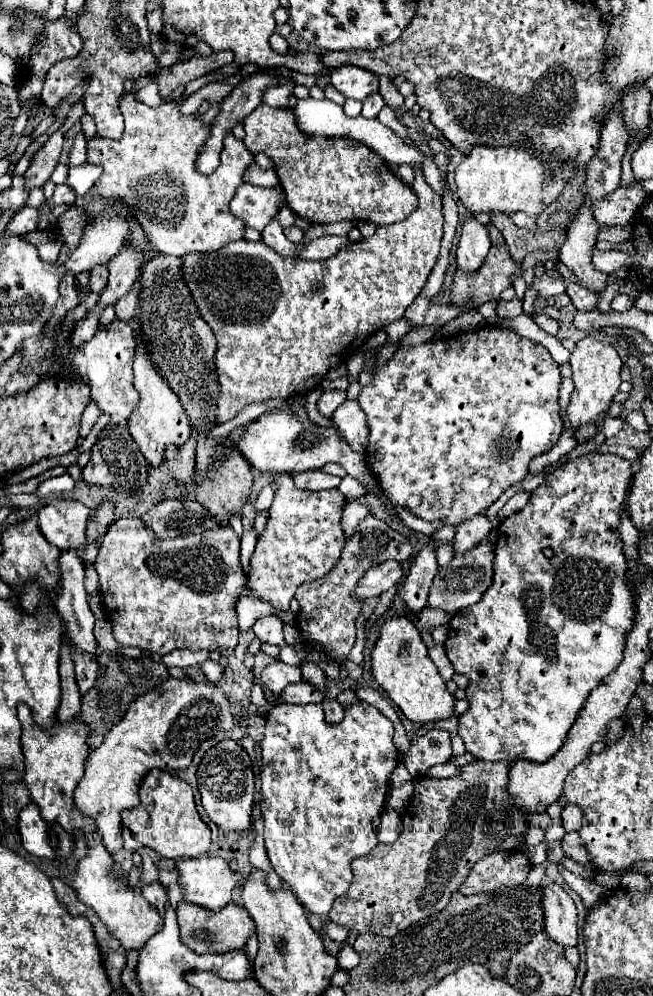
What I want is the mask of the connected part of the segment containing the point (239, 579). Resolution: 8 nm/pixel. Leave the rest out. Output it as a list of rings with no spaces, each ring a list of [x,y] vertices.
[[[137,516],[113,522],[101,540],[95,570],[99,574],[103,610],[113,622],[115,640],[121,646],[137,646],[161,656],[181,648],[191,652],[235,648],[239,638],[235,604],[245,588],[245,576],[239,564],[239,542],[241,540],[231,526],[221,526],[195,536],[163,540]]]

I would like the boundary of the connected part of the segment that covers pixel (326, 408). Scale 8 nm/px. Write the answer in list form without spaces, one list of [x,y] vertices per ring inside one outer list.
[[[325,390],[317,402],[317,410],[323,414],[323,416],[331,416],[335,412],[335,408],[339,404],[343,404],[345,400],[345,392],[343,390]]]

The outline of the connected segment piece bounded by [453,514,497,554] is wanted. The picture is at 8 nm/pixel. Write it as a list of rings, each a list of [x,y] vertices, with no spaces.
[[[477,514],[457,526],[457,534],[453,538],[453,554],[465,554],[467,550],[475,548],[479,542],[483,542],[489,532],[497,529],[497,526],[489,522],[485,514]]]

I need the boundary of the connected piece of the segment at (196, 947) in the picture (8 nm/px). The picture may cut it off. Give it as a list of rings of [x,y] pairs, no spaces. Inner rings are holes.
[[[181,900],[177,904],[177,924],[179,924],[179,932],[181,932],[181,942],[195,954],[229,952],[229,950],[243,948],[247,938],[255,932],[253,920],[247,916],[247,910],[237,904],[229,904],[221,912],[207,912],[205,908],[201,908],[197,904]]]

